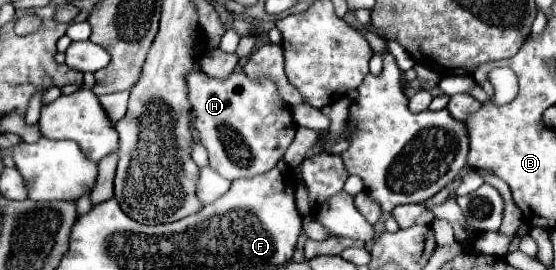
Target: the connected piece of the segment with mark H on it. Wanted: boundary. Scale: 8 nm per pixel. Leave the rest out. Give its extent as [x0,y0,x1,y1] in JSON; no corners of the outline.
[187,69,297,181]

